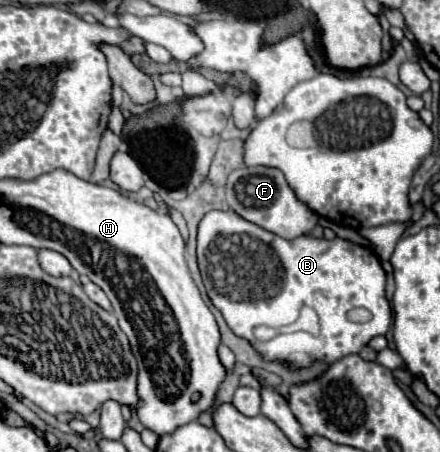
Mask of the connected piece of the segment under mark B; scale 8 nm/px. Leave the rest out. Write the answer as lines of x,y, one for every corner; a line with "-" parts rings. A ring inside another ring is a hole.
211,210
199,222
197,262
199,262
203,284
207,288
207,294
213,306
223,314
229,328
239,338
247,338
257,350
261,350
261,346
265,344
259,344
253,338
253,328
261,324
273,326
273,328
287,326
291,324
291,320
299,318
299,310
303,304
313,306
319,314
321,334
325,338
325,358
327,358
325,362
337,362
349,354
361,352
361,348
373,336
385,334
391,326
391,306
385,298
385,272
379,264
377,254
371,248
363,248
343,238
325,240
325,238
313,238
313,236
299,236
295,240
285,240
241,218
233,210
227,210
227,212
-
357,310
367,310
369,318
355,320
355,316
351,314
355,314

